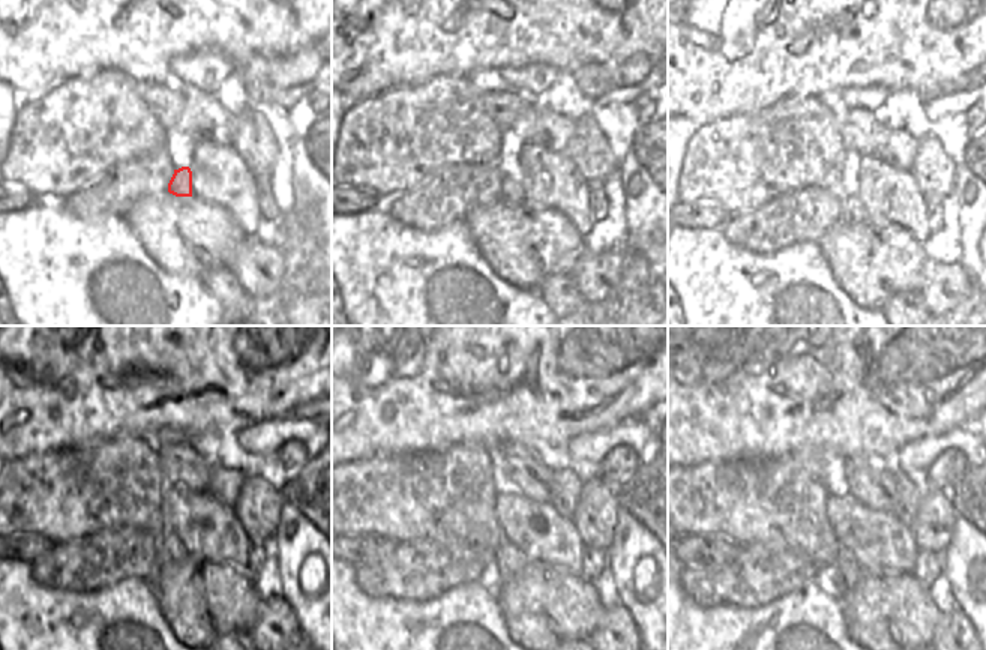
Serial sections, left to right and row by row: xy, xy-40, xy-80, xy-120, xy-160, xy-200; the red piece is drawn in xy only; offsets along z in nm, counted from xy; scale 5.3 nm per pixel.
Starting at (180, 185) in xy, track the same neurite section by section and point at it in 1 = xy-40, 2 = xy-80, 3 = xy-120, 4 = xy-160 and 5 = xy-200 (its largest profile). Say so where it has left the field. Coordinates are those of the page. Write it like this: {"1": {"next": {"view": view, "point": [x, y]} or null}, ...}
{"1": {"next": {"view": "xy-40", "point": [512, 191]}}, "2": {"next": {"view": "xy-80", "point": [853, 212]}}, "3": {"next": {"view": "xy-120", "point": [171, 550]}}, "4": {"next": {"view": "xy-160", "point": [511, 562]}}, "5": {"next": {"view": "xy-200", "point": [850, 572]}}}

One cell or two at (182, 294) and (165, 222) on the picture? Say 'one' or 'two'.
two

